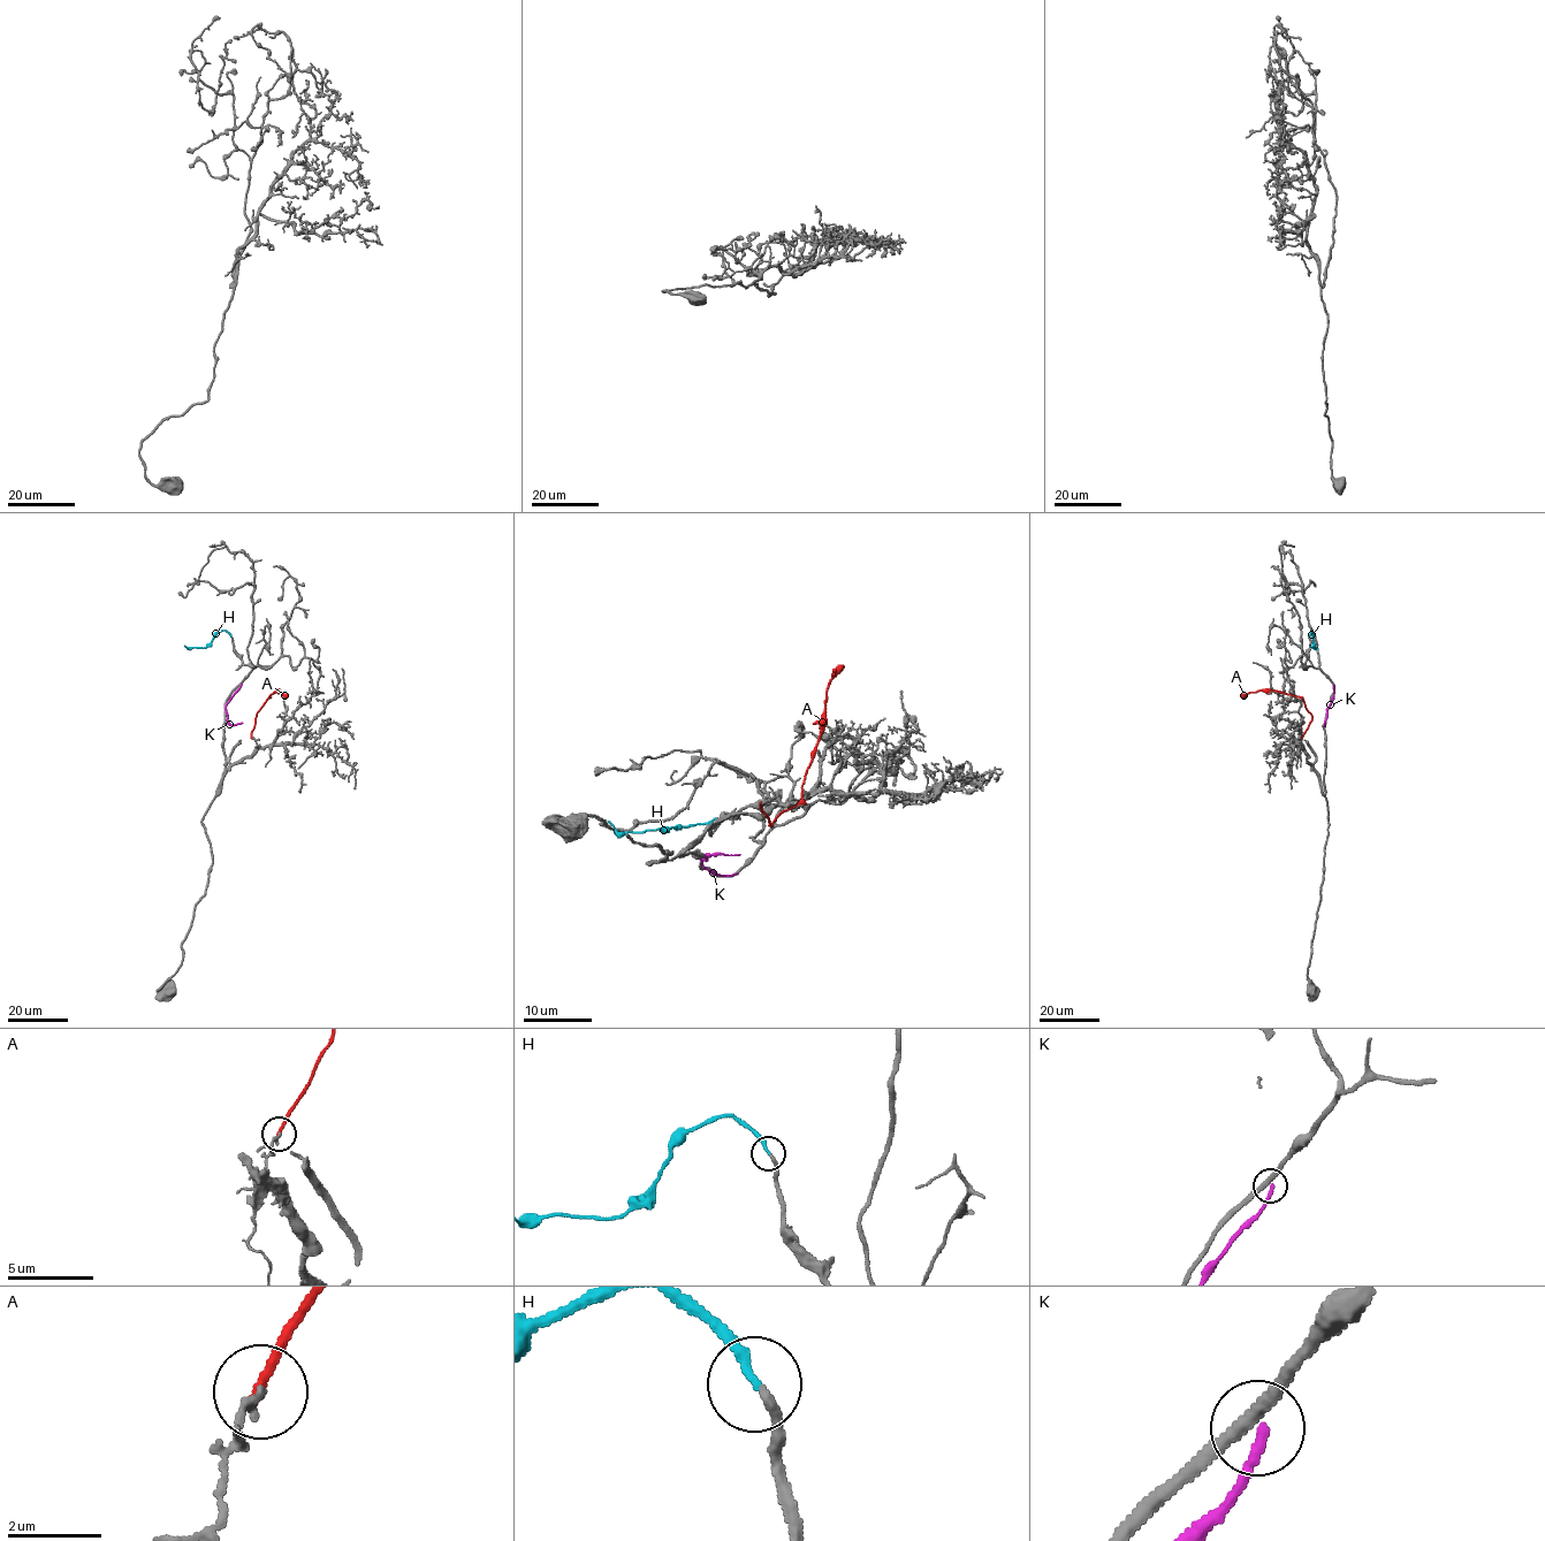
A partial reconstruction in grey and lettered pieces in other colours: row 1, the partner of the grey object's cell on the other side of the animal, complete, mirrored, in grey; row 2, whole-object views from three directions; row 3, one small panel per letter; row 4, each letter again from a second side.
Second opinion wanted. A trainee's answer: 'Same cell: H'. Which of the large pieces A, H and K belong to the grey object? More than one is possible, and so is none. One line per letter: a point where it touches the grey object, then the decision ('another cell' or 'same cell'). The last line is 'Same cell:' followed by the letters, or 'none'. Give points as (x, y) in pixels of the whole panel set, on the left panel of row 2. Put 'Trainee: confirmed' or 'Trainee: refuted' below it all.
A: meets grey at (251, 737); another cell
H: meets grey at (230, 637); same cell
K: meets grey at (241, 684); another cell
Same cell: H
Trainee: confirmed

